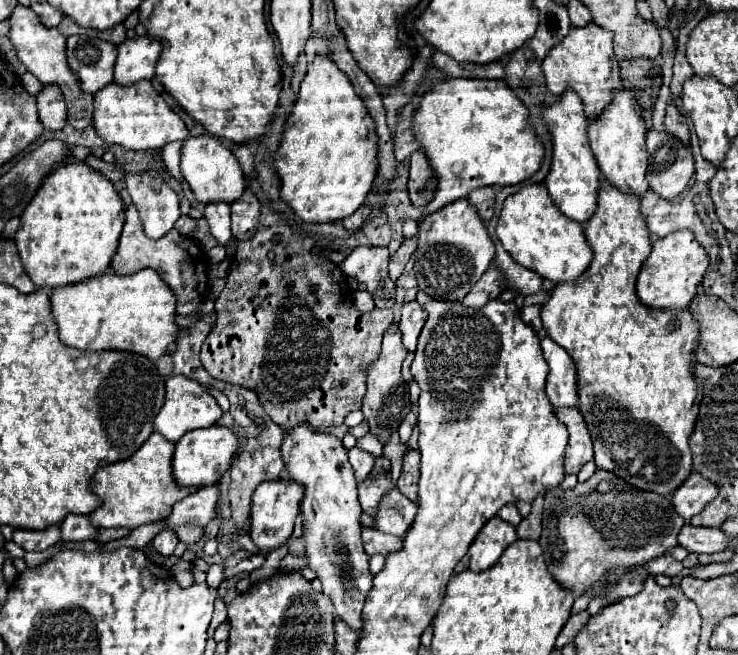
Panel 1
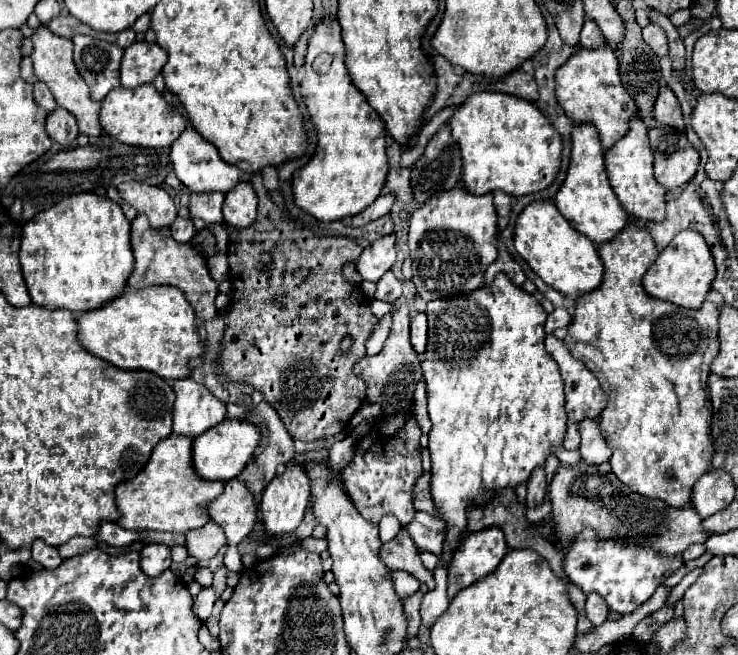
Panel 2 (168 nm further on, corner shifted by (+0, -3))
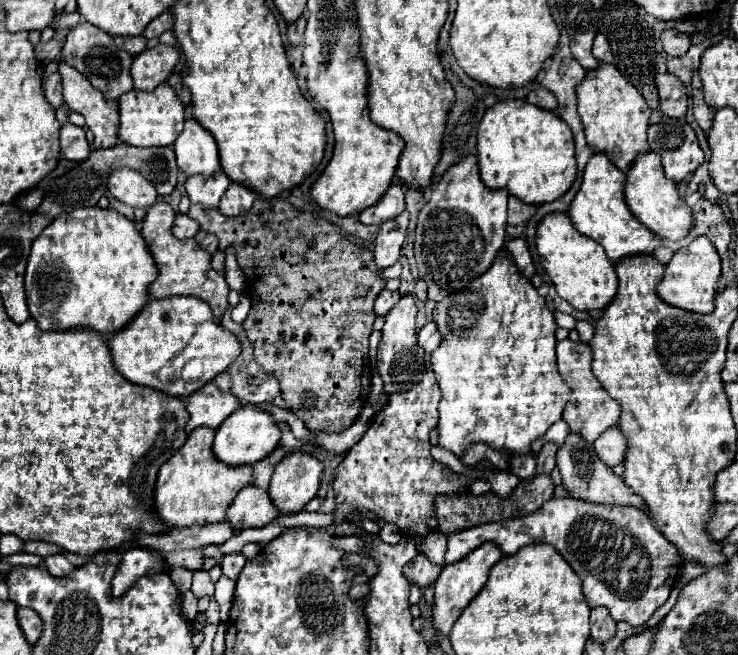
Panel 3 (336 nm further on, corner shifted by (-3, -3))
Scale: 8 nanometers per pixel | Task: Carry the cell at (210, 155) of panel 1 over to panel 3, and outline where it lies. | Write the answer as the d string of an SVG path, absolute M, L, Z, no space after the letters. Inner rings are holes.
M193 117L185 121L185 129L175 141L175 155L179 169L191 175L215 175L221 171L219 151L213 135L205 131Z

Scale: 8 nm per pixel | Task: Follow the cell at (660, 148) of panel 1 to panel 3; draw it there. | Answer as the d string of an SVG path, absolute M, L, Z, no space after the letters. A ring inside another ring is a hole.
M665 119L649 127L649 147L661 155L665 177L679 183L703 163L703 149L685 119Z

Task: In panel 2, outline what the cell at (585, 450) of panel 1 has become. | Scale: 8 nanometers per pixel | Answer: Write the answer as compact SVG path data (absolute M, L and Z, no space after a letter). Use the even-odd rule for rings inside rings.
M596 419L582 421L580 423L580 435L582 435L580 453L582 453L584 461L588 461L590 465L600 465L600 463L610 459L612 449L604 441L604 435L600 431L600 423Z

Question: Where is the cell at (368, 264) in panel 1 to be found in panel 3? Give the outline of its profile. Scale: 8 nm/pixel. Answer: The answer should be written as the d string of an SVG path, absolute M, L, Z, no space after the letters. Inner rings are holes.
M403 211L399 217L381 223L379 235L375 239L375 249L373 249L375 265L379 269L389 267L399 261L401 245L405 241L405 233L407 233L407 221L409 221L409 213Z

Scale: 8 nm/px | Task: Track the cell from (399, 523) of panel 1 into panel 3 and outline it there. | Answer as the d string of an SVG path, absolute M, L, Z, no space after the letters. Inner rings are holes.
M569 497L551 499L535 513L519 519L449 533L447 563L459 561L485 541L497 543L505 555L513 555L525 545L553 545L573 571L581 573L583 595L589 607L603 605L615 621L627 621L633 627L647 623L653 611L667 601L683 563L677 547L655 529L647 513L623 505L587 505L587 501L569 501Z

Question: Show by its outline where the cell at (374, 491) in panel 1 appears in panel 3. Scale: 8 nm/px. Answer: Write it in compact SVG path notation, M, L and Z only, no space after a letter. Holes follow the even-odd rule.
M427 369L415 389L391 397L389 403L381 407L371 421L371 433L367 429L367 433L349 449L349 453L345 453L343 463L335 469L333 491L337 505L347 503L353 509L363 509L385 521L393 521L407 537L425 537L435 529L431 497L435 497L435 493L461 493L465 491L465 483L475 479L475 475L465 477L445 473L443 465L433 461L429 453L429 431L439 419L437 403L439 385L431 369Z

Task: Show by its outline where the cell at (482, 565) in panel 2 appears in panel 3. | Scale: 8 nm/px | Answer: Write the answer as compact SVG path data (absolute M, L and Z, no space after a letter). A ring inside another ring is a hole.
M483 543L479 545L475 551L471 551L467 557L463 557L461 561L457 563L451 563L451 565L445 565L439 579L437 579L437 585L435 585L435 607L433 607L433 623L435 623L435 629L439 629L445 637L447 633L451 631L451 625L455 623L455 619L459 617L459 613L469 605L469 601L481 591L481 587L485 585L487 581L487 575L489 575L489 569L503 557L501 549L497 543Z

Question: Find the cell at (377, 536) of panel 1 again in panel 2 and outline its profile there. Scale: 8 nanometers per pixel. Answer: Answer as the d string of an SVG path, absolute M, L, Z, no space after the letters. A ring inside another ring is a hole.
M404 529L398 533L398 537L394 541L384 543L384 547L380 551L380 559L388 565L388 569L408 571L418 581L426 583L430 589L434 587L432 573L422 565L418 549L416 549L414 541L408 537L408 533L404 533Z

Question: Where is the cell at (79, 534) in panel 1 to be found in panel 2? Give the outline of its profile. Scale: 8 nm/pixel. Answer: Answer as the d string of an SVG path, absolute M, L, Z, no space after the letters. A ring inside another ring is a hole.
M104 521L100 525L100 531L96 535L98 541L104 541L112 547L128 547L132 543L138 543L142 537L138 531L128 531L128 529L122 529L120 525L112 523L112 521Z

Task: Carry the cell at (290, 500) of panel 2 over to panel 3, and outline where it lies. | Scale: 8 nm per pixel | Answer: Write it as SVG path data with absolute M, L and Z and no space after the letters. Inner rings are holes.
M295 451L283 457L269 485L269 497L281 513L299 513L319 491L323 463L309 453Z

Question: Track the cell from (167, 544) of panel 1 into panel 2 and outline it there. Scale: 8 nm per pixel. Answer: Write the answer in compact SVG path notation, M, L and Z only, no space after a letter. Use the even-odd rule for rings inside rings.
M144 545L140 551L140 569L148 577L158 577L170 567L170 547L168 545Z

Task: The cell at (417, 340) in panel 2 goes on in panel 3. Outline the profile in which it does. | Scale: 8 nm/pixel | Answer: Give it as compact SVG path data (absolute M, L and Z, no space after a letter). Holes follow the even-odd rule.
M431 321L431 323L425 323L421 327L421 331L417 333L417 345L425 351L425 353L433 353L441 343L441 335L437 331L437 325Z

